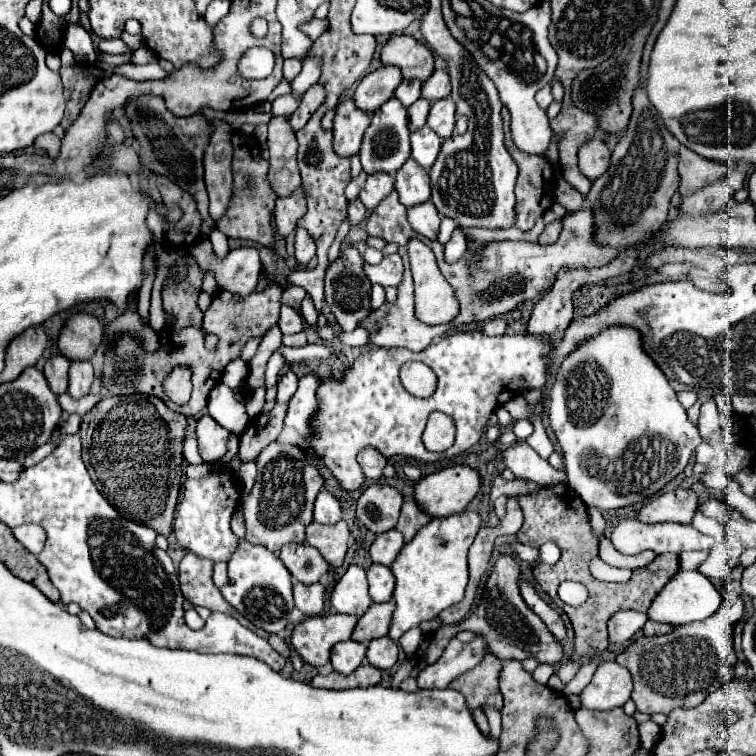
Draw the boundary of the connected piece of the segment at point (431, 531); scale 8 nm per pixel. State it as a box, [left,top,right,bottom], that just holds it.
[388,510,480,640]

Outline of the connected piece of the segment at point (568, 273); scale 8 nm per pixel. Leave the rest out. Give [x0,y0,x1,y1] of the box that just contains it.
[526,254,636,346]

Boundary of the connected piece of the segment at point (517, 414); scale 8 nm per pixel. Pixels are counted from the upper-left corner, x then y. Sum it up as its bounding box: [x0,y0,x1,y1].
[504,396,530,420]

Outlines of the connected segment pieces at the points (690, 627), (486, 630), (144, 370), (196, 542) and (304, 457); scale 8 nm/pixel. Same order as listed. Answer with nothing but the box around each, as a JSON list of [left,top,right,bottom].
[[616,590,742,714],[424,552,564,666],[102,284,282,416],[172,470,242,562],[244,442,324,552]]

